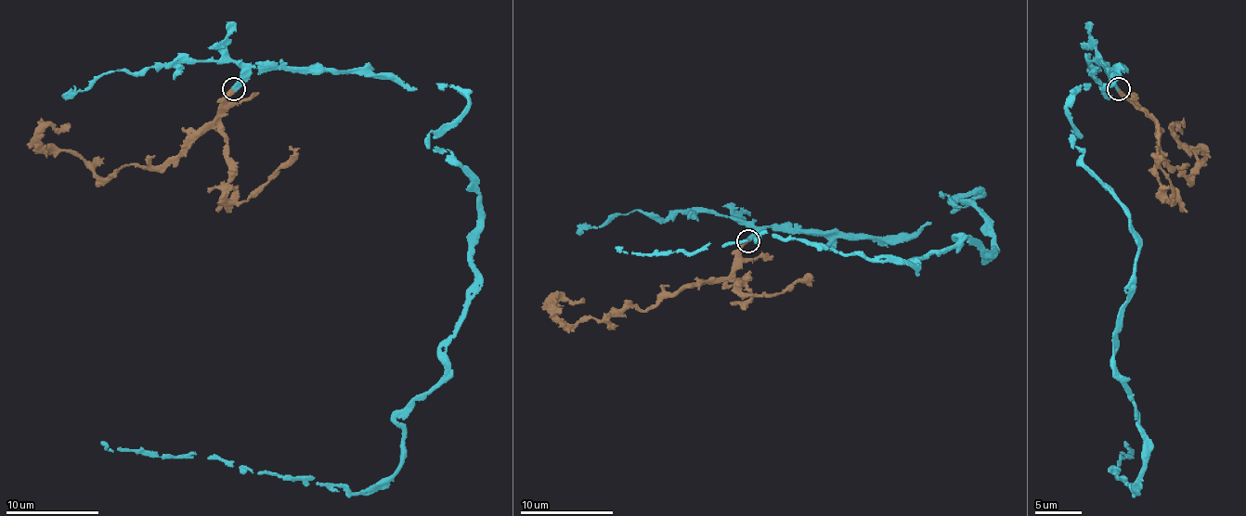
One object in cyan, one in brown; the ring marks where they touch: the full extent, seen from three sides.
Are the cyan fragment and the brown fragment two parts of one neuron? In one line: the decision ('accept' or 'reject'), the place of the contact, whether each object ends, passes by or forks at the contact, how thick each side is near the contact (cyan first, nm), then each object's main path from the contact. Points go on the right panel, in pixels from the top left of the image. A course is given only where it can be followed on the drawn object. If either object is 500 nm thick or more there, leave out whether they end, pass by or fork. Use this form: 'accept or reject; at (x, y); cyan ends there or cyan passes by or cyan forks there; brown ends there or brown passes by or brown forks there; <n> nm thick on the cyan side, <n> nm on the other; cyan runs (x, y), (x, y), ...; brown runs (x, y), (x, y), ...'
accept; at (1119, 89); cyan ends there; brown ends there; 320 nm thick on the cyan side, 360 nm on the other; cyan runs (1118, 88), (1104, 68), (1069, 114), (1138, 249), (1113, 337), (1138, 492), (1110, 473), (1124, 441); brown runs (1118, 88), (1155, 123), (1161, 156), (1174, 167), (1187, 165), (1187, 179), (1201, 148), (1185, 148), (1175, 123)

